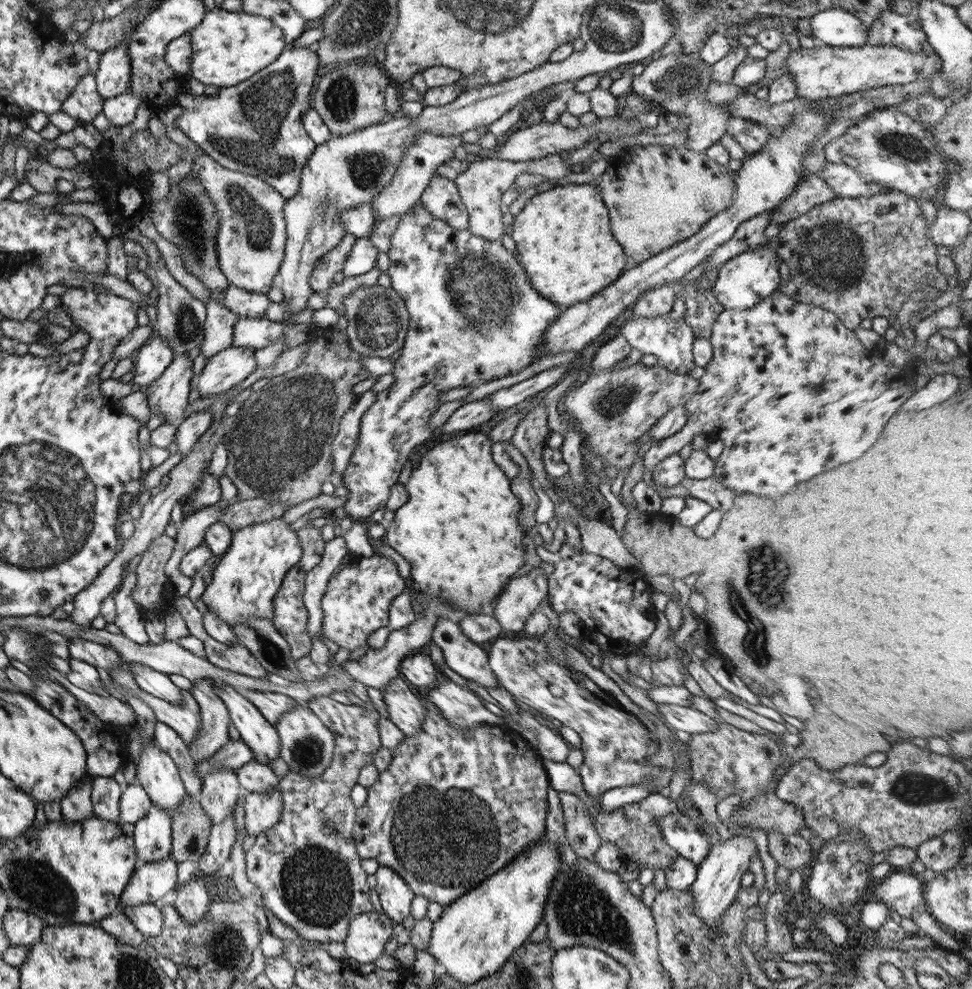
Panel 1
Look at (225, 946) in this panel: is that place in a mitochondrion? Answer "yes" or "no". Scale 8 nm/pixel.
yes

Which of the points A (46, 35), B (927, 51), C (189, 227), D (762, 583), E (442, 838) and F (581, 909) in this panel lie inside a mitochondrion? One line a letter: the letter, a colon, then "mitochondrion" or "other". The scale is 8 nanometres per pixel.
A: other
B: other
C: mitochondrion
D: mitochondrion
E: mitochondrion
F: mitochondrion

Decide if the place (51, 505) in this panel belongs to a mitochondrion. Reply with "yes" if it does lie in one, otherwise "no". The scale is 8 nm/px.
yes

